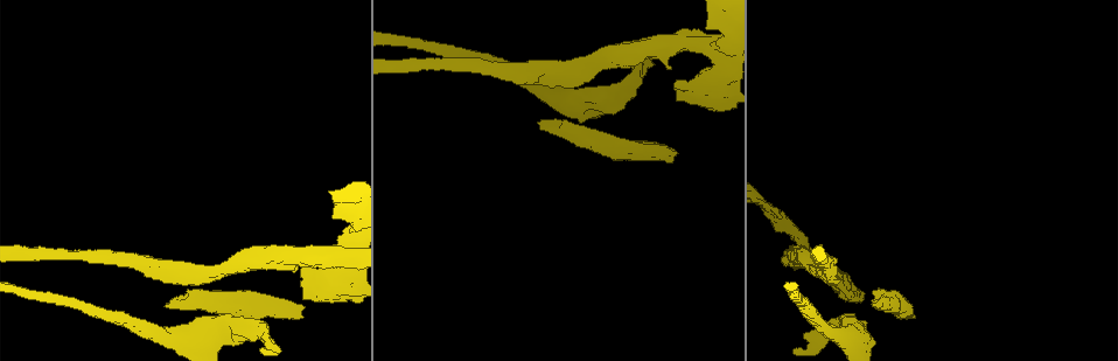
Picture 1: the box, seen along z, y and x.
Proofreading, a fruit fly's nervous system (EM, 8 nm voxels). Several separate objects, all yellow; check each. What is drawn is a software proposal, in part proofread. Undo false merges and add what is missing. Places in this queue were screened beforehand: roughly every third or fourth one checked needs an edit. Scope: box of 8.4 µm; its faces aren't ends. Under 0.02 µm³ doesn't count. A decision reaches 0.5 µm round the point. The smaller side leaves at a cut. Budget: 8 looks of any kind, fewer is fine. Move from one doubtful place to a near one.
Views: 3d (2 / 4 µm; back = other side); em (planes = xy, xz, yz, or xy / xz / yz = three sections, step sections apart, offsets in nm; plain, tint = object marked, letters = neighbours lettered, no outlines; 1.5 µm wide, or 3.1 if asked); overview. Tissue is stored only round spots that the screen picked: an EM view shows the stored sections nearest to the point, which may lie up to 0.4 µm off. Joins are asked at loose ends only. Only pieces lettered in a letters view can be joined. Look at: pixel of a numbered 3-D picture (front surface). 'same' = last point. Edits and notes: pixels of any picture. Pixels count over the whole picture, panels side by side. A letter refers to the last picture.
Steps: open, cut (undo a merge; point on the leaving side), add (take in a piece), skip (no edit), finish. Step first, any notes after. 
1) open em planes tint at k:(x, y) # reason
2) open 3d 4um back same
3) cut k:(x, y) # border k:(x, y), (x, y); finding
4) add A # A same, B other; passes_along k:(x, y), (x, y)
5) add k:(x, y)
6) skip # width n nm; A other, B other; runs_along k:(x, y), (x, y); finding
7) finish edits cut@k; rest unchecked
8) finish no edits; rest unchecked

open em planes letters at 1:(671, 162) # thick end

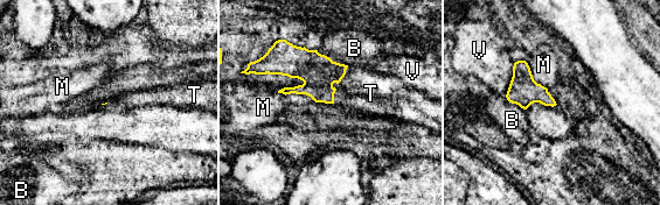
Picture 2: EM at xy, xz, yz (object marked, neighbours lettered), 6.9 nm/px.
add T # B other, M other, T same, V other; passes_along 2:(319, 72), (345, 73), (370, 93); the neuron continues

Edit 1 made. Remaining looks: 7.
open overview # redraw

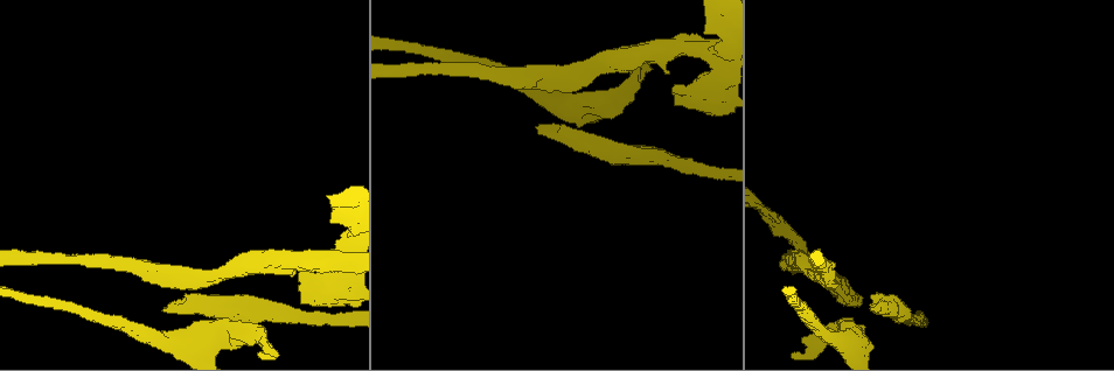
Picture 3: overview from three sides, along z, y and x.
open 3d 2um at 3:(345, 262) # looks like a crossing

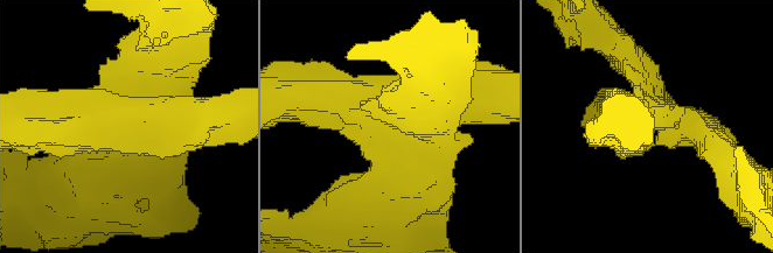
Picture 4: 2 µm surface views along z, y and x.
open em planes tint at 4:(392, 131) # arms 4; shape alone is not enough

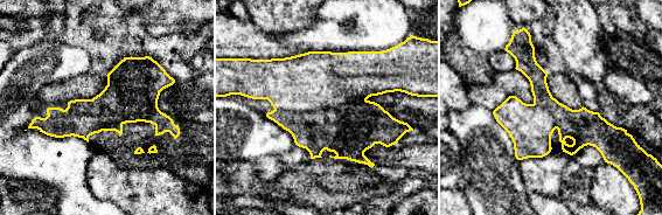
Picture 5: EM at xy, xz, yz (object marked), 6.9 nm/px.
open em planes letters same

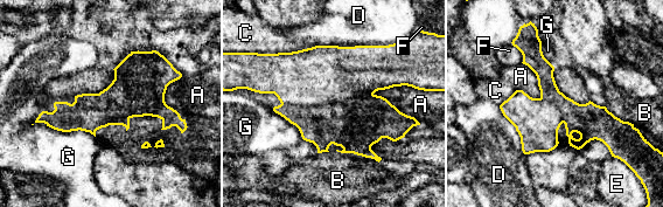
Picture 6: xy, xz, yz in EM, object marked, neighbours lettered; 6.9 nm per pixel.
cut 6:(355, 124) # width 280 nm; A other, B other, C other, D other, E other, F other, G other; border 6:(372, 92), (334, 103), (281, 103); a second neuron is stuck on

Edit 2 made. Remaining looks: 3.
open em planes letters at 3:(836, 340) # sudden change in width

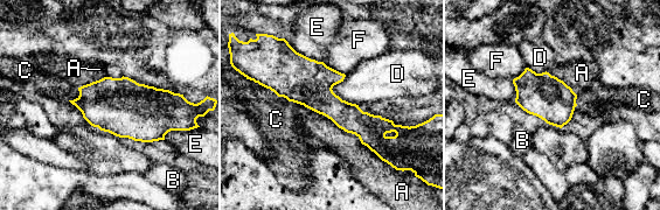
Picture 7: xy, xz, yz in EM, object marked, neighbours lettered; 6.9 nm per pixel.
skip # A other, B other, C other, D other, E other, F other; runs_along 7:(271, 76), (393, 132); continuous, no second neuron

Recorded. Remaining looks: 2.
finish edits add@2, cut@6; rest unchecked

